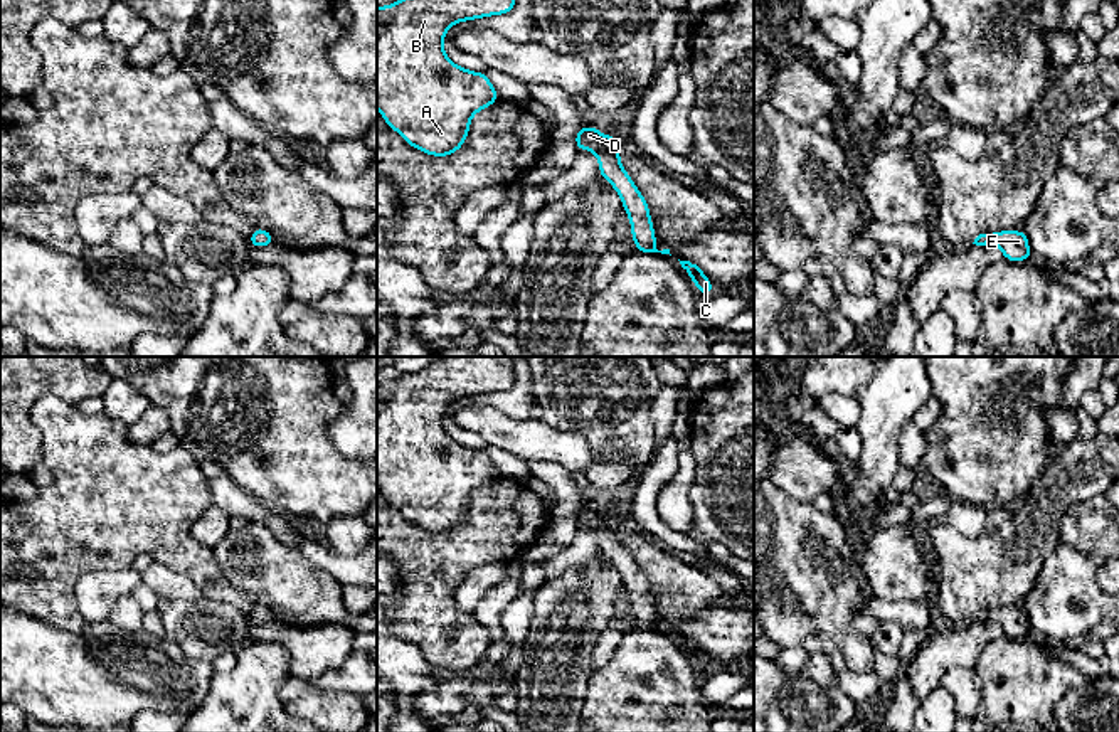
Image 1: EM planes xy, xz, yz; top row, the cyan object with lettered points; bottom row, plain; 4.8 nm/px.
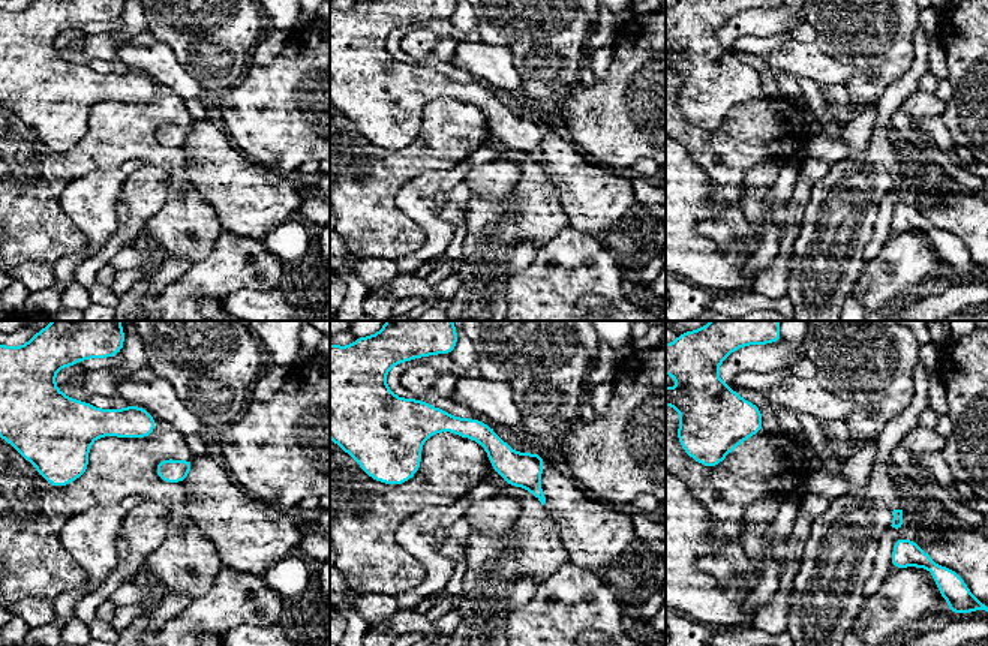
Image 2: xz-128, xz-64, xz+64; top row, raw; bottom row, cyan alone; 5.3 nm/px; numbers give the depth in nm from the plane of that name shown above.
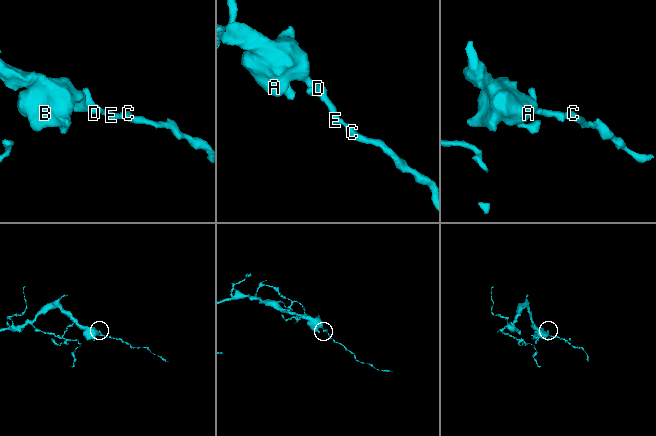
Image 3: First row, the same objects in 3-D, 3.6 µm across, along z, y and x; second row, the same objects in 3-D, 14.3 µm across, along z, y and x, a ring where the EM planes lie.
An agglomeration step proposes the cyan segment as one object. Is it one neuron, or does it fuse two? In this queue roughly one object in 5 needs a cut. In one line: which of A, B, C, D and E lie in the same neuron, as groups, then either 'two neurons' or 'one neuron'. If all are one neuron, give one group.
A B C D E | one neuron

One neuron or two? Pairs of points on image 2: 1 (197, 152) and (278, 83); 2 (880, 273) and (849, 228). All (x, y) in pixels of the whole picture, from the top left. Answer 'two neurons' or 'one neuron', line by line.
1: two neurons
2: two neurons

